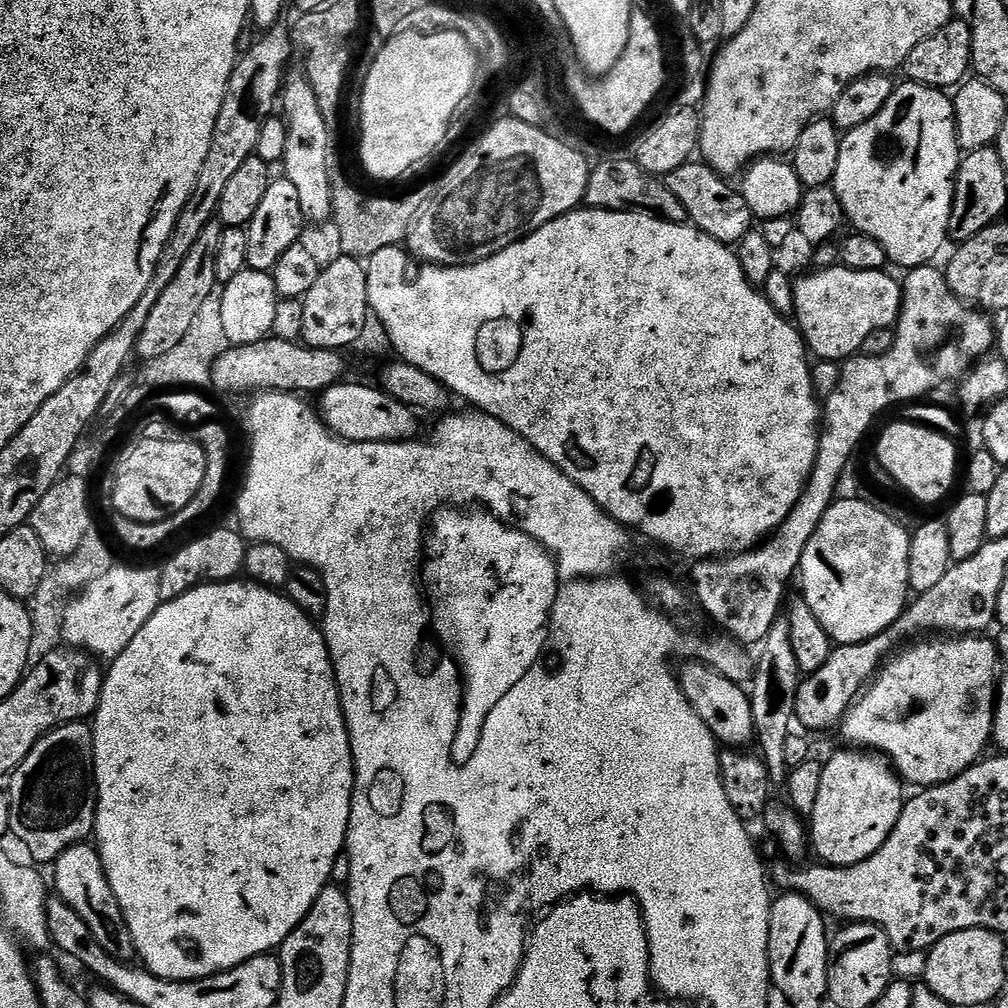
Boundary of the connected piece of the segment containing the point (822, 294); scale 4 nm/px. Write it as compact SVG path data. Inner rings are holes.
M833 266L831 268L822 268L819 270L809 271L809 276L804 276L799 281L798 279L793 283L793 298L794 298L794 323L800 330L800 335L803 336L805 345L816 360L835 360L843 362L859 353L864 347L866 337L869 334L874 334L874 330L879 328L892 328L895 325L896 319L900 316L900 297L902 295L902 284L899 279L895 280L892 276L887 276L887 271L881 270L875 272L874 270L854 270L852 268L845 268L843 266Z

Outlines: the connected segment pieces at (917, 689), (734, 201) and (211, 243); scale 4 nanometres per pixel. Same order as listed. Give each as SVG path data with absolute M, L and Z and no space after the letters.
M952 634L947 638L920 638L912 642L917 642L917 644L902 649L900 653L897 651L895 654L889 655L867 687L856 696L851 706L849 706L844 719L838 725L838 732L841 732L852 743L849 745L860 750L871 750L873 753L885 757L888 763L896 769L897 776L905 785L917 784L915 787L923 790L933 788L935 784L945 784L953 776L962 774L970 765L977 763L985 755L984 747L990 744L992 740L992 726L996 717L996 697L1002 675L1002 669L1000 669L1002 657L997 641L995 639L987 640L986 637L987 635L984 634Z
M689 162L670 170L670 174L666 174L662 179L666 190L671 190L674 198L678 198L678 202L682 202L682 206L686 206L686 214L692 227L710 234L710 238L714 238L719 244L735 246L739 244L744 235L753 229L754 217L750 206L746 206L746 198L742 198L739 187L732 185L731 188L728 185L731 183L720 173L715 172L710 165L703 162Z
M219 223L207 224L202 234L198 234L198 242L190 246L190 254L186 254L186 262L182 262L174 282L170 282L170 286L162 290L162 298L158 298L154 310L146 318L146 324L142 326L142 332L136 342L135 355L141 356L141 361L161 358L162 354L169 353L178 342L189 337L194 314L201 308L207 295L218 287L214 278L214 258L218 254L218 238L221 231Z

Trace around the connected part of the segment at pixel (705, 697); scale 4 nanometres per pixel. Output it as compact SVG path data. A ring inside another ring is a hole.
M700 660L688 662L677 669L677 683L691 709L706 724L717 743L728 748L744 748L755 737L749 693L732 680L716 672Z

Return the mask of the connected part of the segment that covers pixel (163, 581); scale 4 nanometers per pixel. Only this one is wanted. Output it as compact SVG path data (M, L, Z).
M235 527L216 528L184 544L164 565L159 565L158 594L161 601L173 600L200 584L221 584L237 579L244 571L248 544Z

